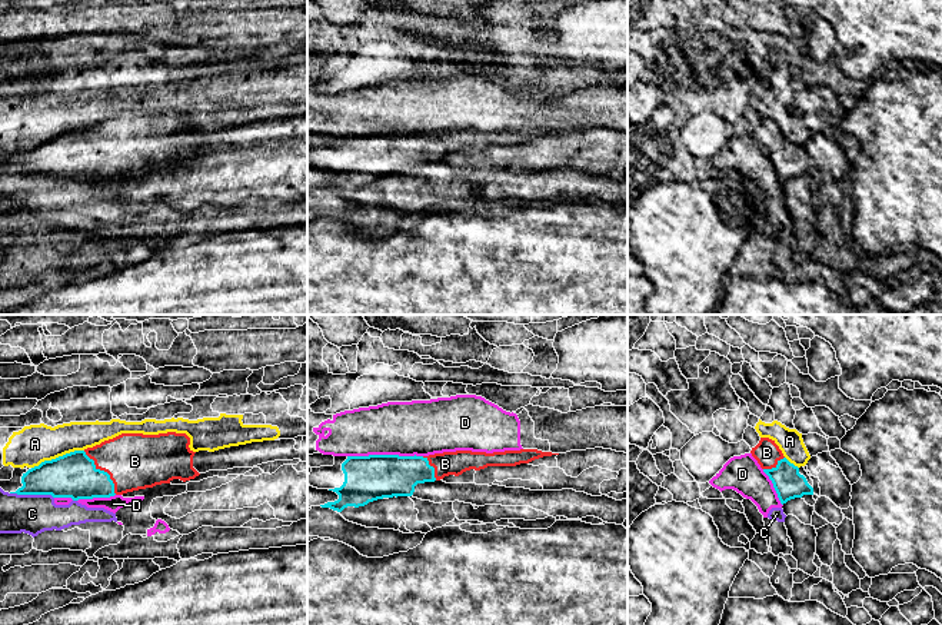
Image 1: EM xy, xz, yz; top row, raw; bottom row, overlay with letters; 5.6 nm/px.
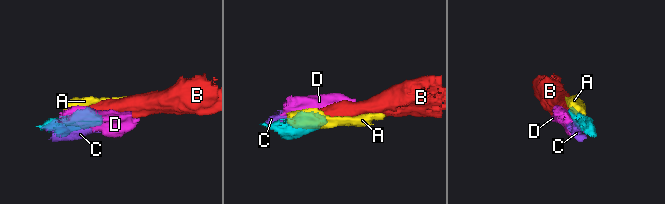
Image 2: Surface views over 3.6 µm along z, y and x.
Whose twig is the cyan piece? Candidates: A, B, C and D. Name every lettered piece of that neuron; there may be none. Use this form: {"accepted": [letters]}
{"accepted": ["B"]}

